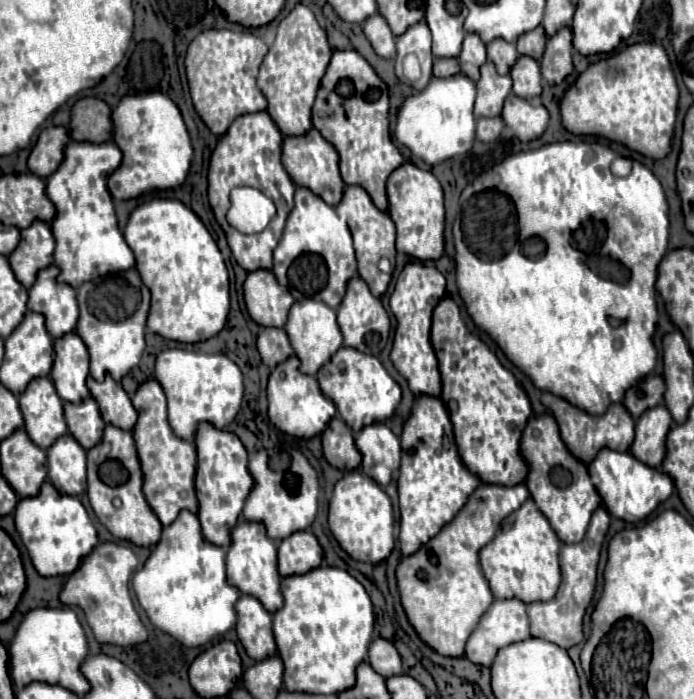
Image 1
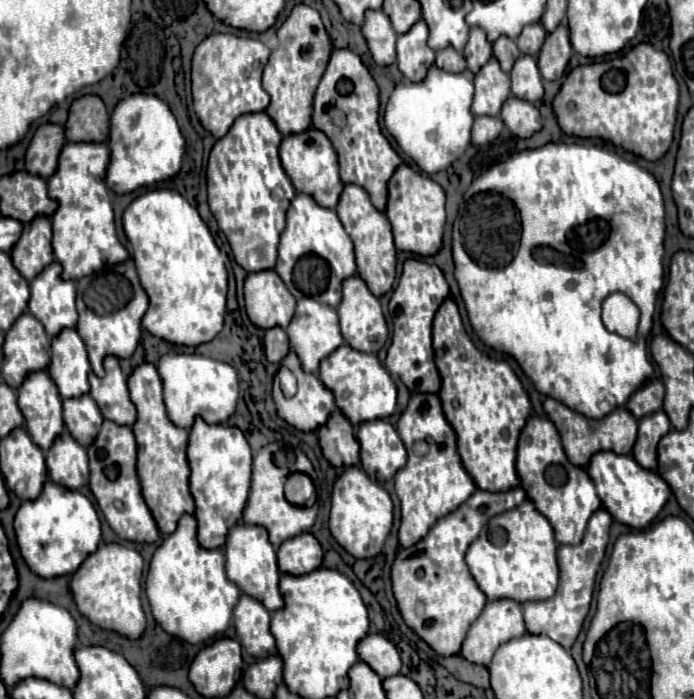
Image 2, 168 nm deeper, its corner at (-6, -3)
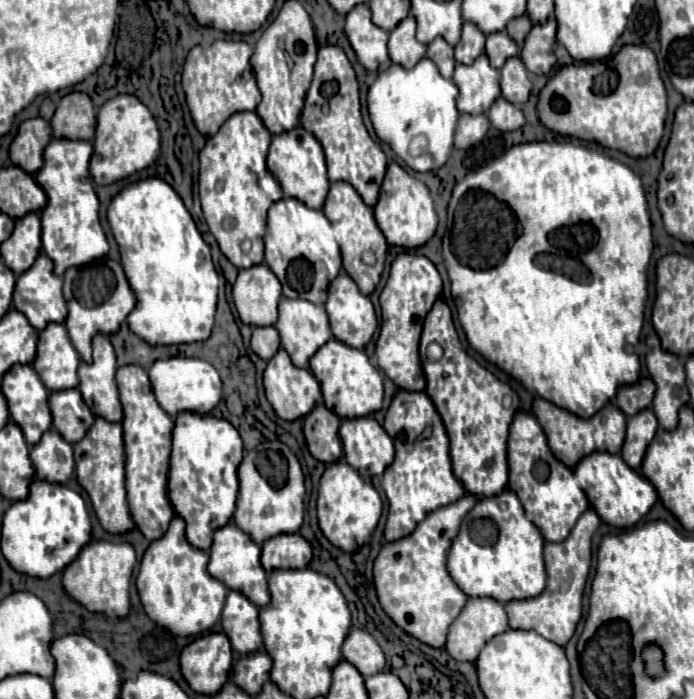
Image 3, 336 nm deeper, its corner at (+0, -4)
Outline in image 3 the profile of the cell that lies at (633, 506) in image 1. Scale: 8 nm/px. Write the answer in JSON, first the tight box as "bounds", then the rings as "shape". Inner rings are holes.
{"bounds":[570,453,656,527],"shape":[[[590,453],[576,467],[570,467],[576,475],[582,491],[586,493],[592,509],[600,519],[612,527],[632,527],[636,525],[656,503],[656,489],[642,477],[642,473],[630,469],[620,455],[612,453]]]}

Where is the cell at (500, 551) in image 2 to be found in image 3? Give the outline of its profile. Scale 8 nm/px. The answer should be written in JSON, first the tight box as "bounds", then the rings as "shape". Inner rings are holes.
{"bounds":[446,489,546,603],"shape":[[[506,489],[496,497],[482,497],[474,503],[468,515],[462,519],[460,531],[454,537],[448,557],[446,569],[454,583],[468,595],[468,597],[494,597],[500,603],[508,603],[512,599],[528,599],[542,593],[546,585],[546,569],[542,559],[544,539],[538,533],[538,527],[526,519],[522,503],[518,501],[516,493]]]}

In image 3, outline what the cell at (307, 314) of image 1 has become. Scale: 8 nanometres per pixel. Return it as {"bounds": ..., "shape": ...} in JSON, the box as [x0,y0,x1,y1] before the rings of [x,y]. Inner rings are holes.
{"bounds":[274,297,332,367],"shape":[[[282,297],[280,303],[278,303],[278,321],[274,323],[274,327],[278,329],[280,339],[282,339],[282,347],[290,353],[290,359],[294,361],[294,365],[302,365],[302,367],[308,367],[308,359],[326,341],[332,339],[324,305],[314,305],[306,299],[286,299],[286,297]]]}

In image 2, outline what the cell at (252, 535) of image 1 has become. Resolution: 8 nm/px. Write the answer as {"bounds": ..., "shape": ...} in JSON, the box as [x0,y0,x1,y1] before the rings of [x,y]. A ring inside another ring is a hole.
{"bounds":[224,524,284,612],"shape":[[[236,524],[232,532],[228,534],[228,544],[224,546],[226,554],[226,572],[228,578],[240,588],[242,594],[248,594],[264,604],[268,612],[284,608],[282,594],[278,590],[278,562],[276,562],[276,552],[268,540],[268,532],[262,526],[248,526],[248,524]]]}

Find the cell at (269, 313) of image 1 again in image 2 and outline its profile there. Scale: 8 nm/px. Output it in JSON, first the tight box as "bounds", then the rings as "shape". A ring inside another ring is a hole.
{"bounds":[244,270,296,328],"shape":[[[274,270],[248,274],[244,282],[246,314],[258,328],[286,328],[292,322],[296,298],[284,288],[284,282]]]}

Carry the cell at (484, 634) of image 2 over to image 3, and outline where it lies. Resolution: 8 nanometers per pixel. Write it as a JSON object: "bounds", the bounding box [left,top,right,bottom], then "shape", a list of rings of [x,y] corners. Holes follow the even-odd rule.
{"bounds":[444,597,508,663],"shape":[[[472,597],[466,601],[464,609],[460,611],[460,615],[452,621],[450,629],[448,629],[448,637],[446,637],[446,645],[444,649],[456,659],[456,661],[470,661],[474,663],[482,645],[486,645],[486,641],[498,633],[504,633],[508,629],[508,621],[506,621],[506,611],[504,605],[494,601],[494,599],[484,599],[484,597]]]}

